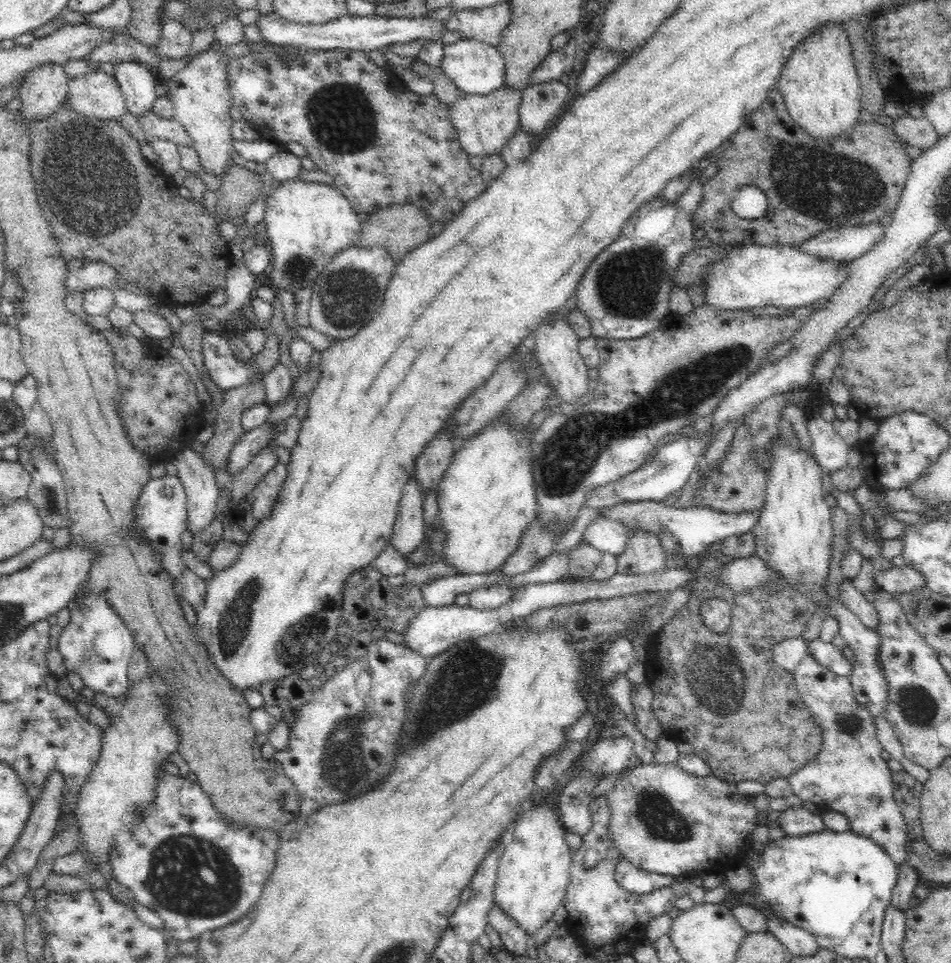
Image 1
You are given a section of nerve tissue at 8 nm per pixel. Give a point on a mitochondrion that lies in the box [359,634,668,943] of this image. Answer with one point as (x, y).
(474, 682)

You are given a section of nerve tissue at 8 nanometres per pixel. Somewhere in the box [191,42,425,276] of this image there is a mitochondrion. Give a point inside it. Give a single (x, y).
(342, 117)

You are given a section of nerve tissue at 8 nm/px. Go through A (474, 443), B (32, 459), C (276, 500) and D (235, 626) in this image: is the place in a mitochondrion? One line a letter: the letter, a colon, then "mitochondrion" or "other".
A: other
B: mitochondrion
C: other
D: mitochondrion

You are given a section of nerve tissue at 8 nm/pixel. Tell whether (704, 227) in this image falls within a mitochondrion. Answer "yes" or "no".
no

